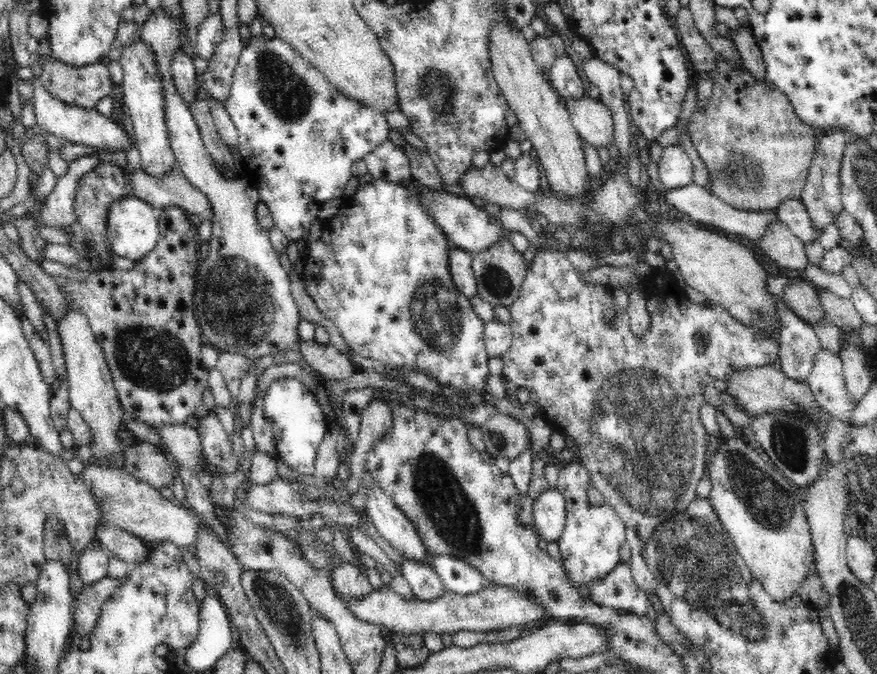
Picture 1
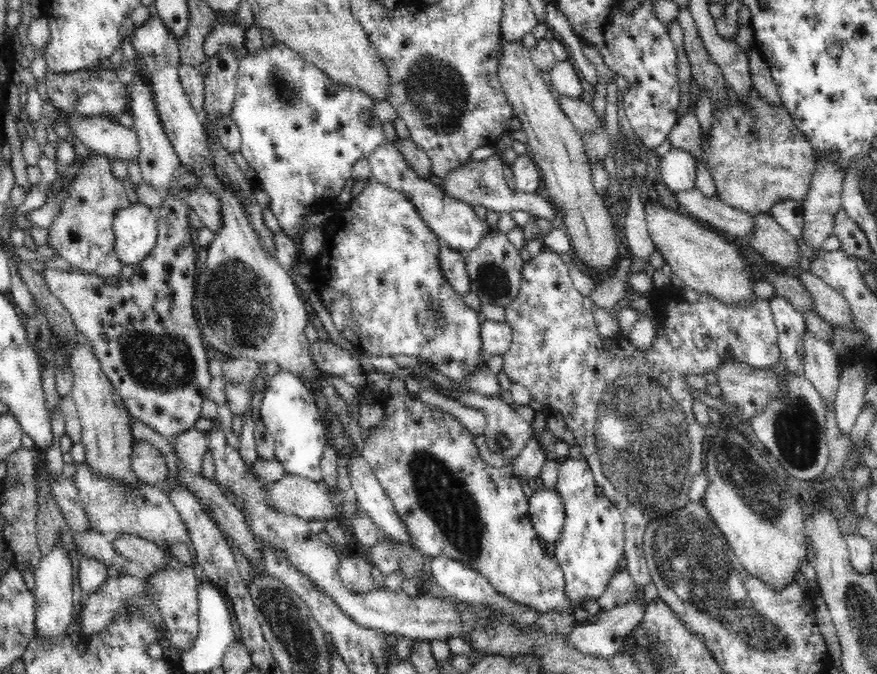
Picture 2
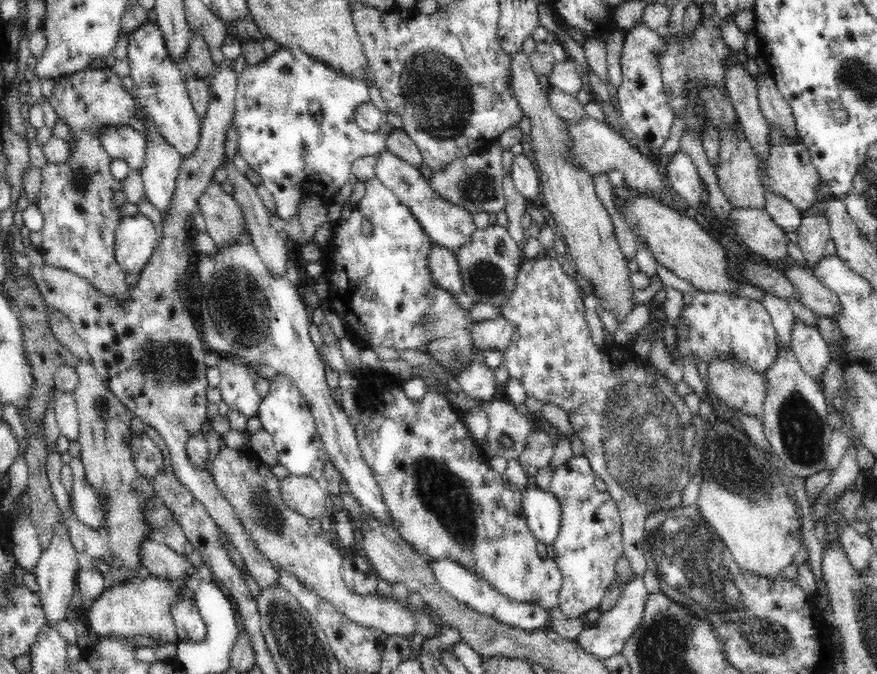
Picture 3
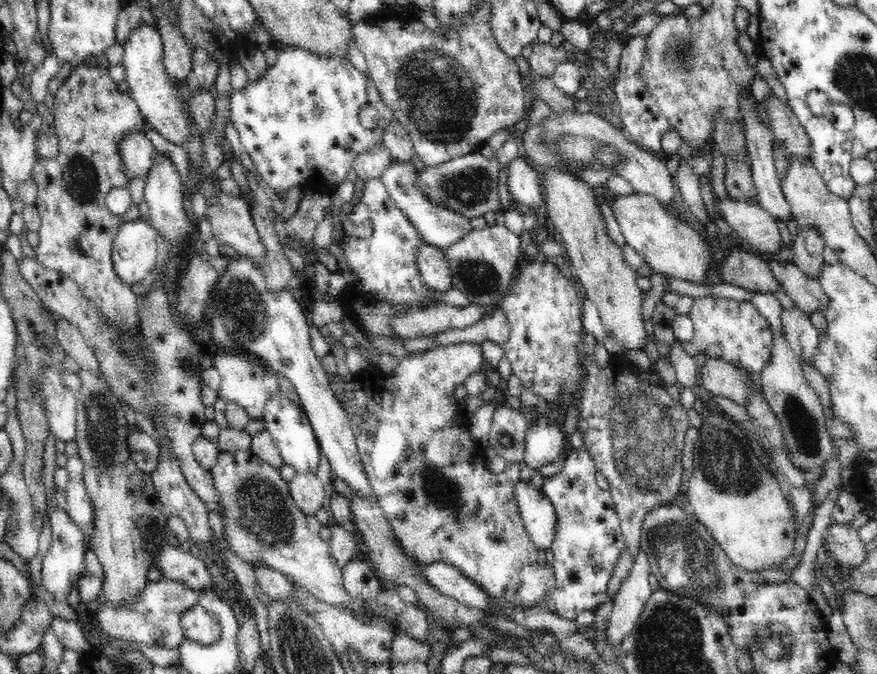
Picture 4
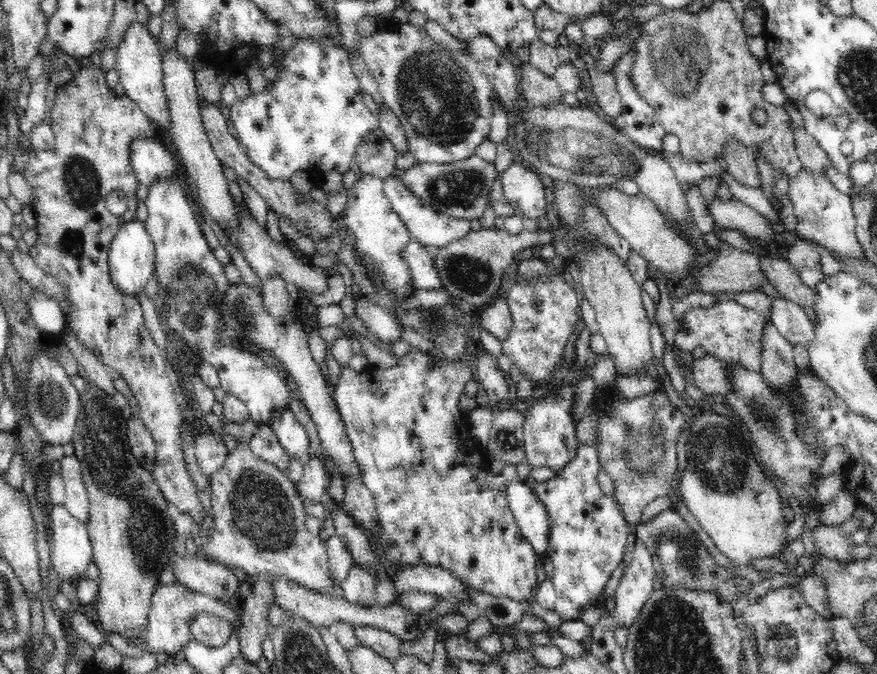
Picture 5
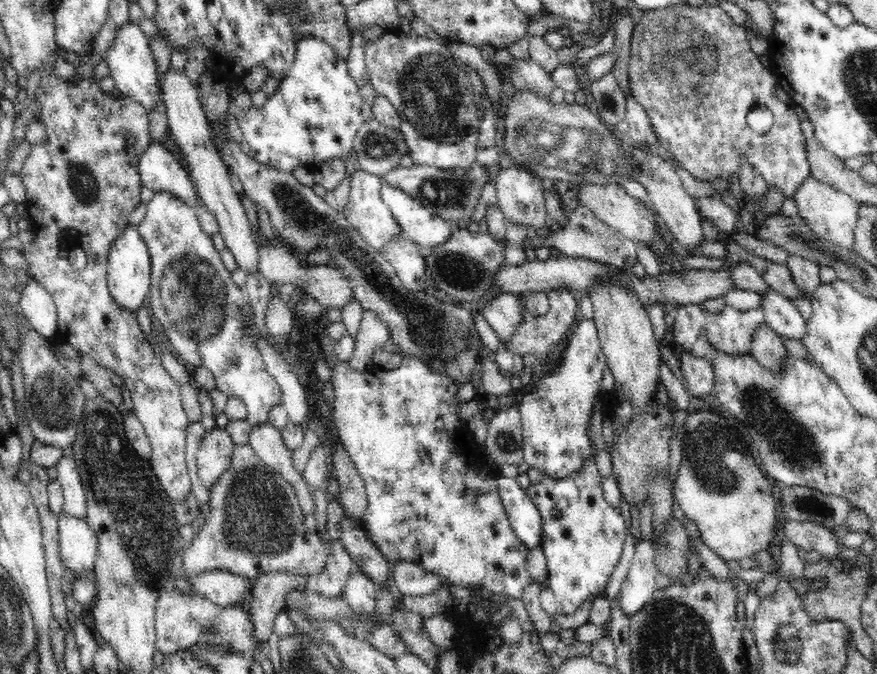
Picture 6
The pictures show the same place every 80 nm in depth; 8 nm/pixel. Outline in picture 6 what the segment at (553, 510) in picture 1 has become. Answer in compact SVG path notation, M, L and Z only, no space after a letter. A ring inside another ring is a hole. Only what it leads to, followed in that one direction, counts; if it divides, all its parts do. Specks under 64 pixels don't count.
M501 471L496 475L496 490L505 518L518 539L529 549L541 546L540 513L526 496L526 489L520 487L516 478Z

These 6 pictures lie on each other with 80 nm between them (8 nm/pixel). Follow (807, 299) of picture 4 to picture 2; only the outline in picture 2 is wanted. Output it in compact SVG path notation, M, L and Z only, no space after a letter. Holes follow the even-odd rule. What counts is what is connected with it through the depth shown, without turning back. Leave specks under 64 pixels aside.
M802 271L796 278L799 278L802 286L810 292L810 297L814 301L814 310L823 320L831 326L842 328L851 323L848 304L840 292L828 286L822 278L816 277L813 273Z

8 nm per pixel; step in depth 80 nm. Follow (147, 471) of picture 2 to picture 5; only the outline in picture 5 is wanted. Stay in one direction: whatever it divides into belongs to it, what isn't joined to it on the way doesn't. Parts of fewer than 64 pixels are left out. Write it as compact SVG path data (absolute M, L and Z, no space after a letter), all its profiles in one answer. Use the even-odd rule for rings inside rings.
M134 416L126 418L126 424L131 455L140 466L151 471L156 458L156 443L152 433L149 433L145 424Z

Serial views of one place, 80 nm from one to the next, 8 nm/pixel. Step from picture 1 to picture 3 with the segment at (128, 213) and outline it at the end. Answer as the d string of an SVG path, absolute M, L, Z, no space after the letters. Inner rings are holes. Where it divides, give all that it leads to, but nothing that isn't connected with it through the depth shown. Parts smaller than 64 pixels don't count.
M138 212L136 216L122 217L119 220L115 232L115 252L117 265L120 266L121 273L142 274L148 262L152 260L156 247L159 244L158 234L154 229L156 226L152 220Z

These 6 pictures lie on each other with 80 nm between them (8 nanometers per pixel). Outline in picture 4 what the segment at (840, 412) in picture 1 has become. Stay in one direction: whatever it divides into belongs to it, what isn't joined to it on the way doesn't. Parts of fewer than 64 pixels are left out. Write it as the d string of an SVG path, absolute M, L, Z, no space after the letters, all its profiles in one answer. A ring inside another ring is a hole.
M799 308L782 310L782 331L801 362L809 362L817 350L819 331L810 321L809 313Z

